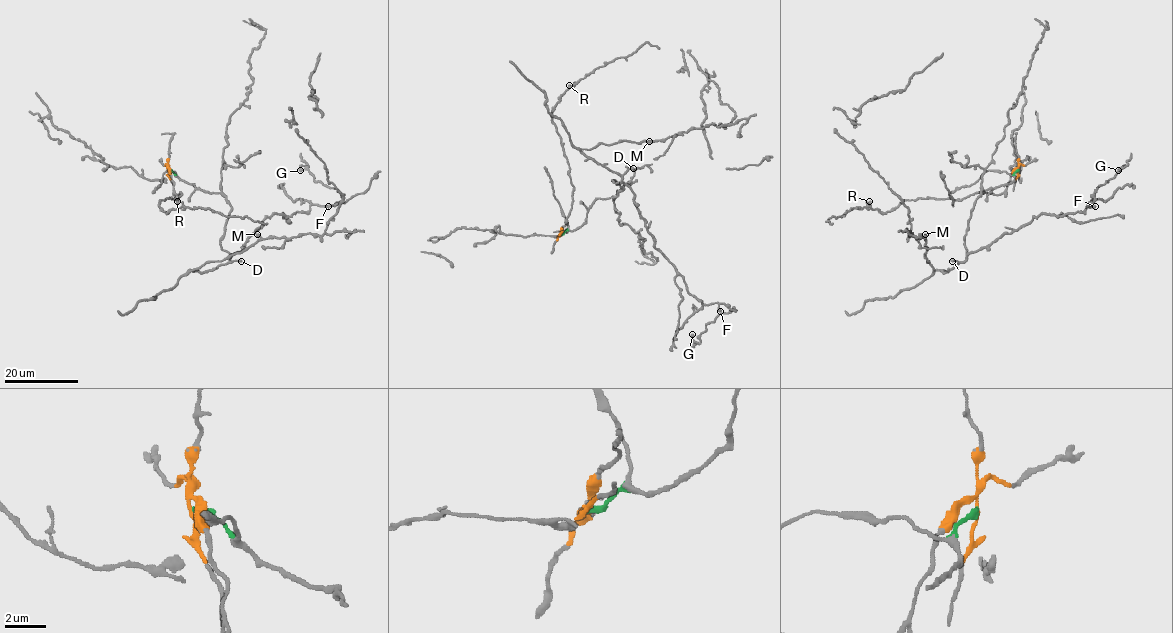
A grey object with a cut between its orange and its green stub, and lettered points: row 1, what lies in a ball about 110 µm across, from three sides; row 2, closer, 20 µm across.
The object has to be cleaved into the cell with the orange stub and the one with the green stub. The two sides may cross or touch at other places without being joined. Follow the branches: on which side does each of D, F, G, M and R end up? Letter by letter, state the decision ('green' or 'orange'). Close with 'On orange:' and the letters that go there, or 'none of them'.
D: green
F: green
G: green
M: green
R: orange
On orange: R

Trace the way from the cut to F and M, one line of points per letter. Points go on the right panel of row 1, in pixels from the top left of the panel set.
F: (1018, 170), (1011, 183), (979, 196), (964, 238), (967, 254), (987, 248), (1041, 214), (1076, 213), (1095, 205)
M: (1018, 170), (1011, 183), (982, 193), (968, 225), (963, 261), (946, 272), (934, 271), (925, 255), (925, 234)

